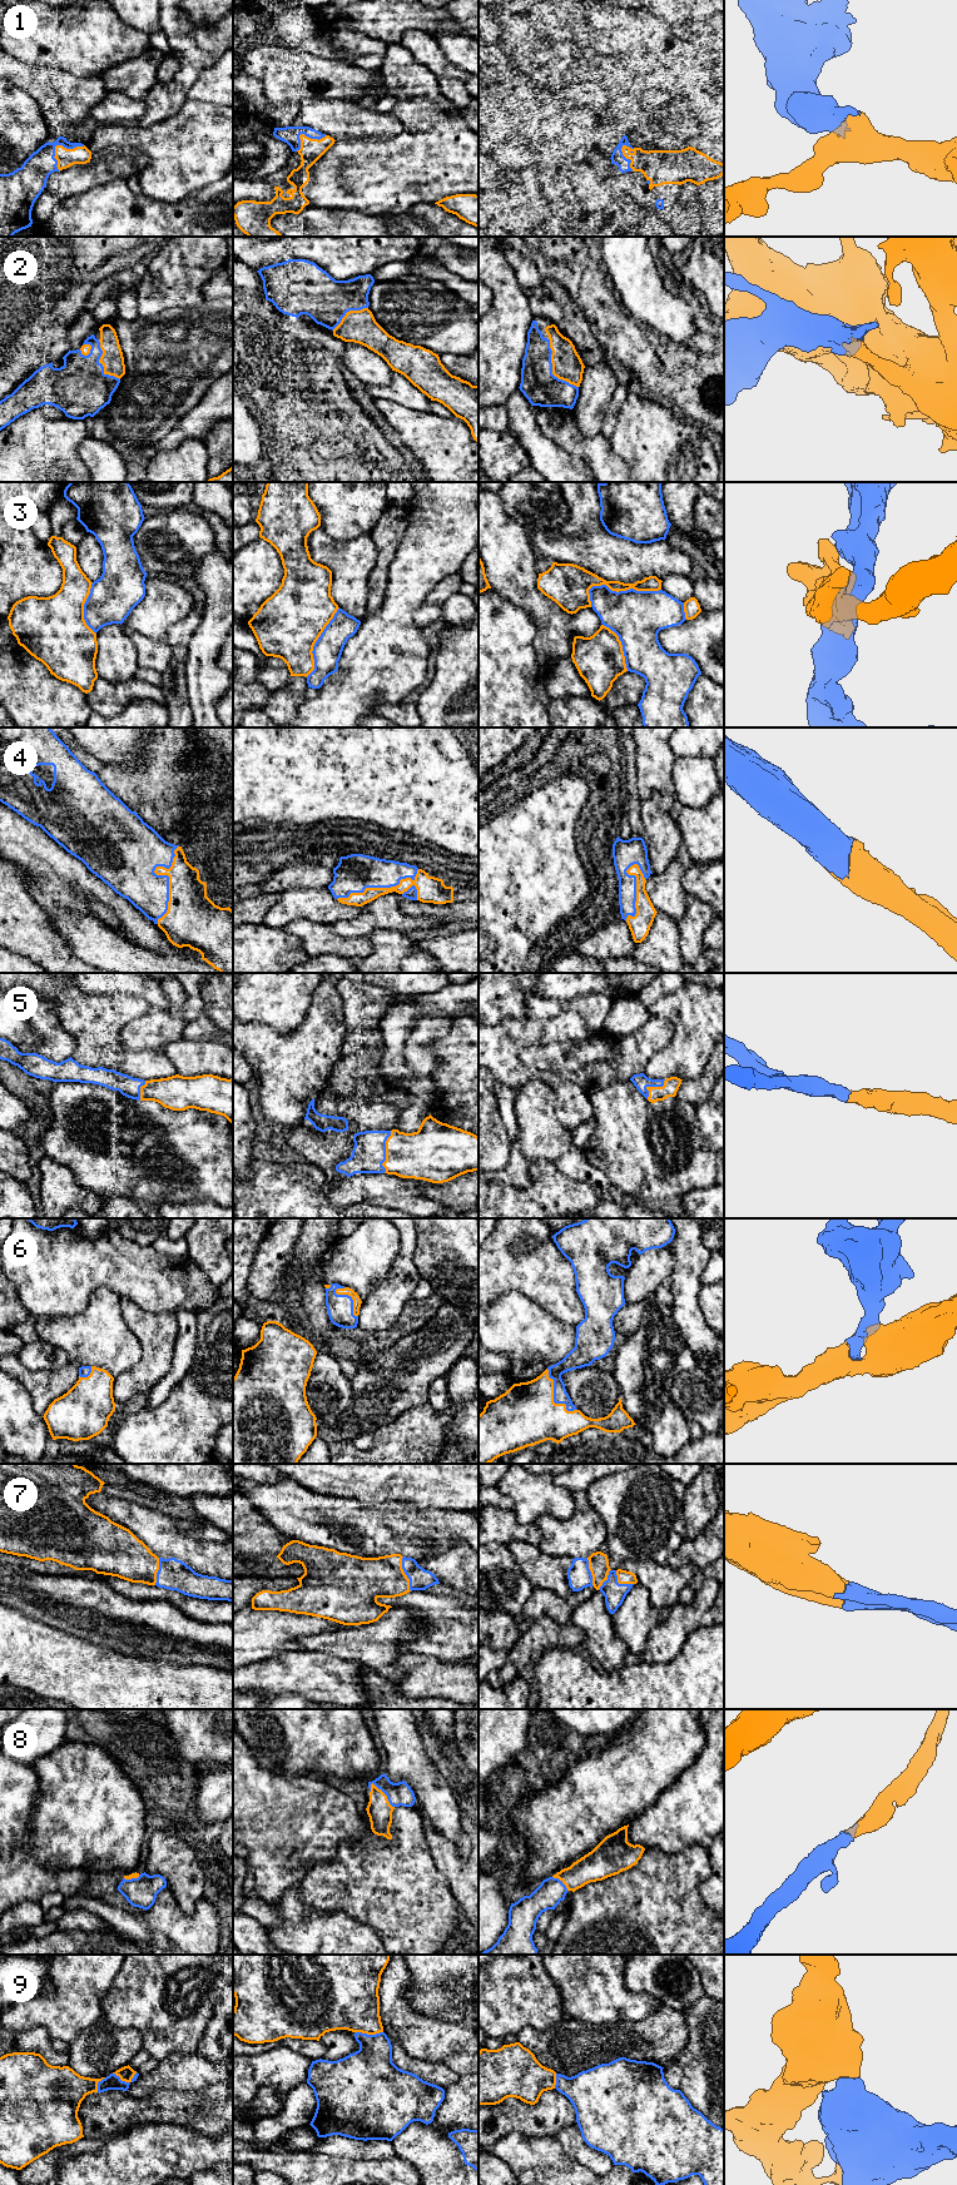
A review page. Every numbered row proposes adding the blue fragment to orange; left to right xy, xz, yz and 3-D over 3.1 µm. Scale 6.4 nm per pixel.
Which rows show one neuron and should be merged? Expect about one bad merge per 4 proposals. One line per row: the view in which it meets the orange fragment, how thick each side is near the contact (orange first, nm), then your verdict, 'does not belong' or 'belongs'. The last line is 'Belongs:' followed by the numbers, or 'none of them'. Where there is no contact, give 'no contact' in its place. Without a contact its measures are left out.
1: contact in xy; calibres 120 and 190 nm; belongs
2: contact in yz; calibres 190 and 220 nm; belongs
3: contact in yz; calibres 120 and 340 nm; belongs
4: contact in xy; calibres 260 and 360 nm; belongs
5: contact in xz; calibres 320 and 220 nm; belongs
6: contact in yz; calibres 400 and 100 nm; belongs
7: contact in xz; calibres 280 and 140 nm; belongs
8: contact in xz; calibres 160 and 150 nm; belongs
9: contact in xy; calibres 90 and 100 nm; does not belong
Belongs: 1, 2, 3, 4, 5, 6, 7, 8

